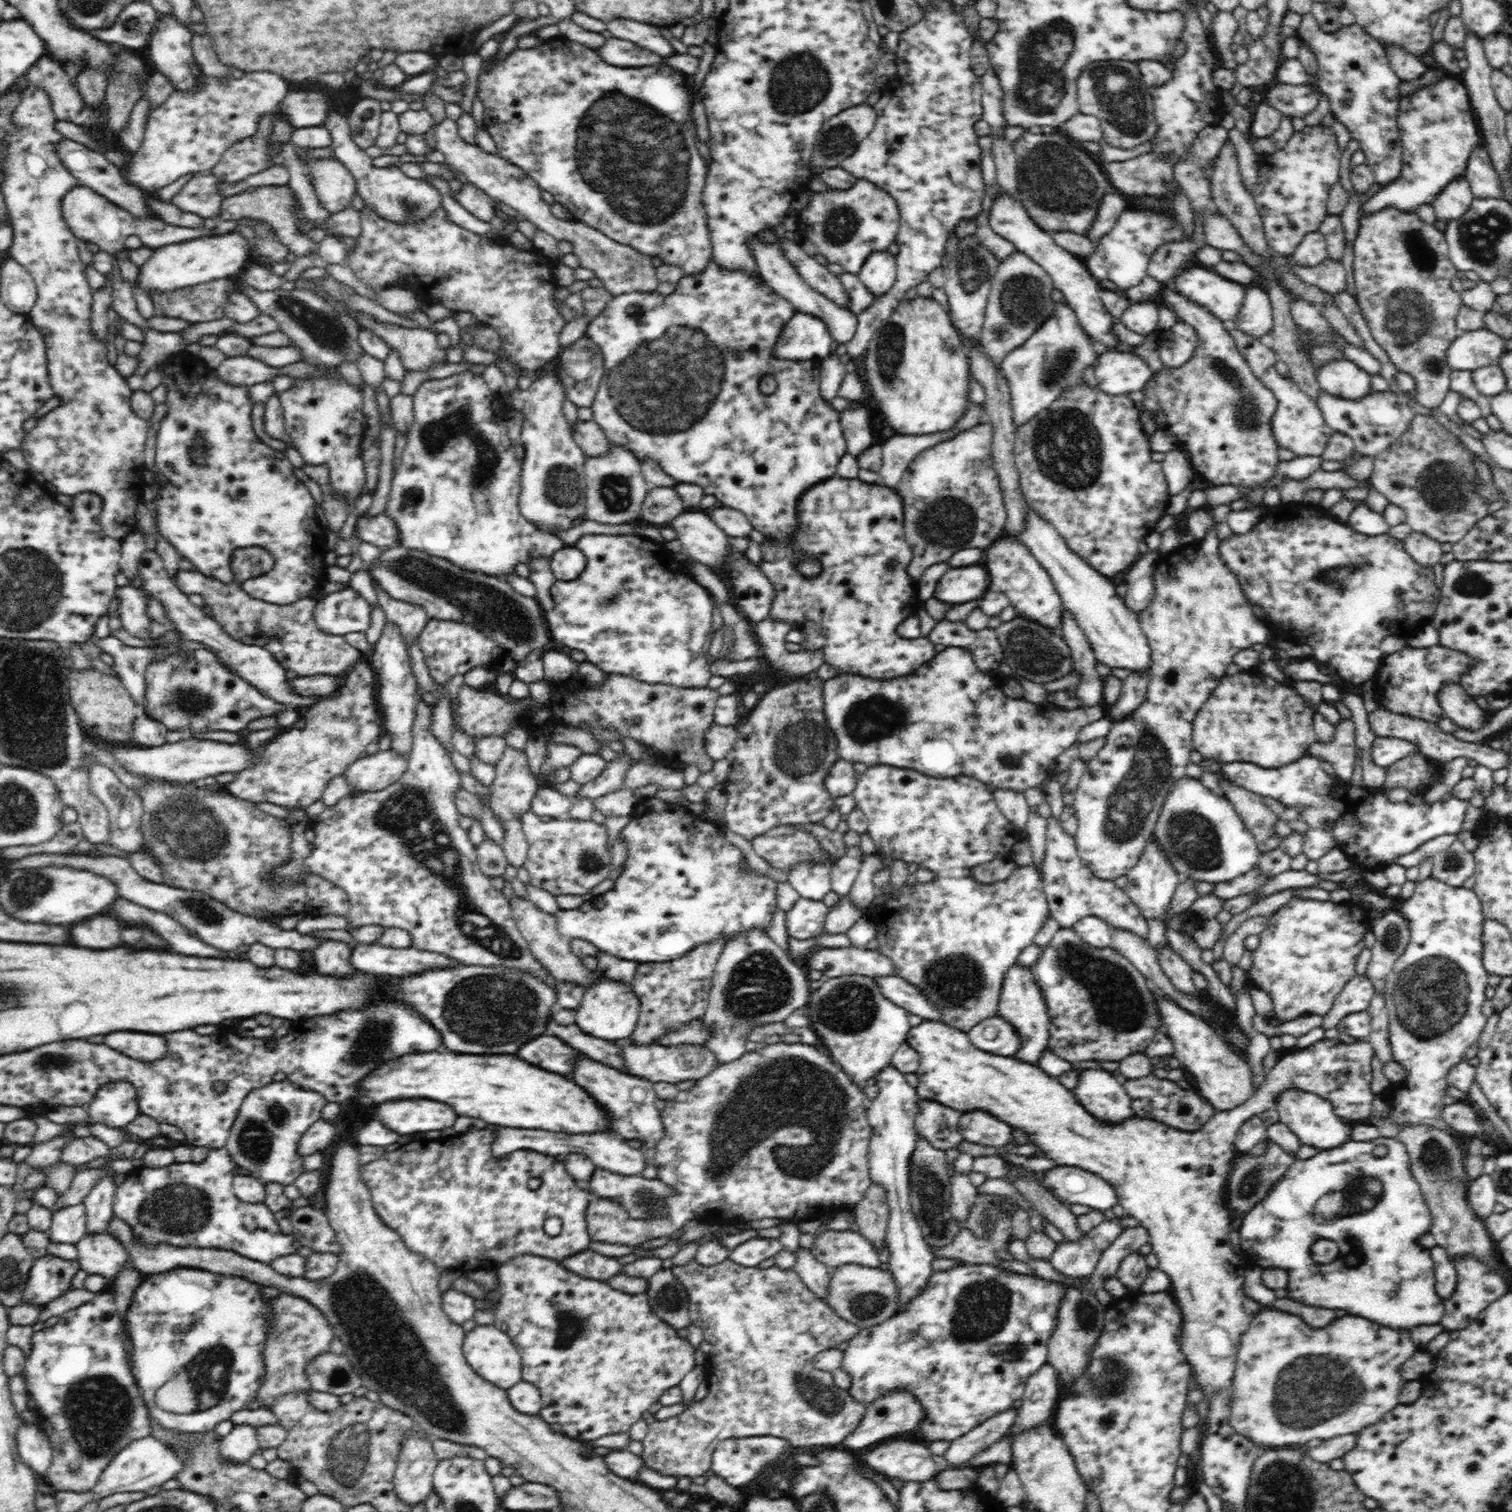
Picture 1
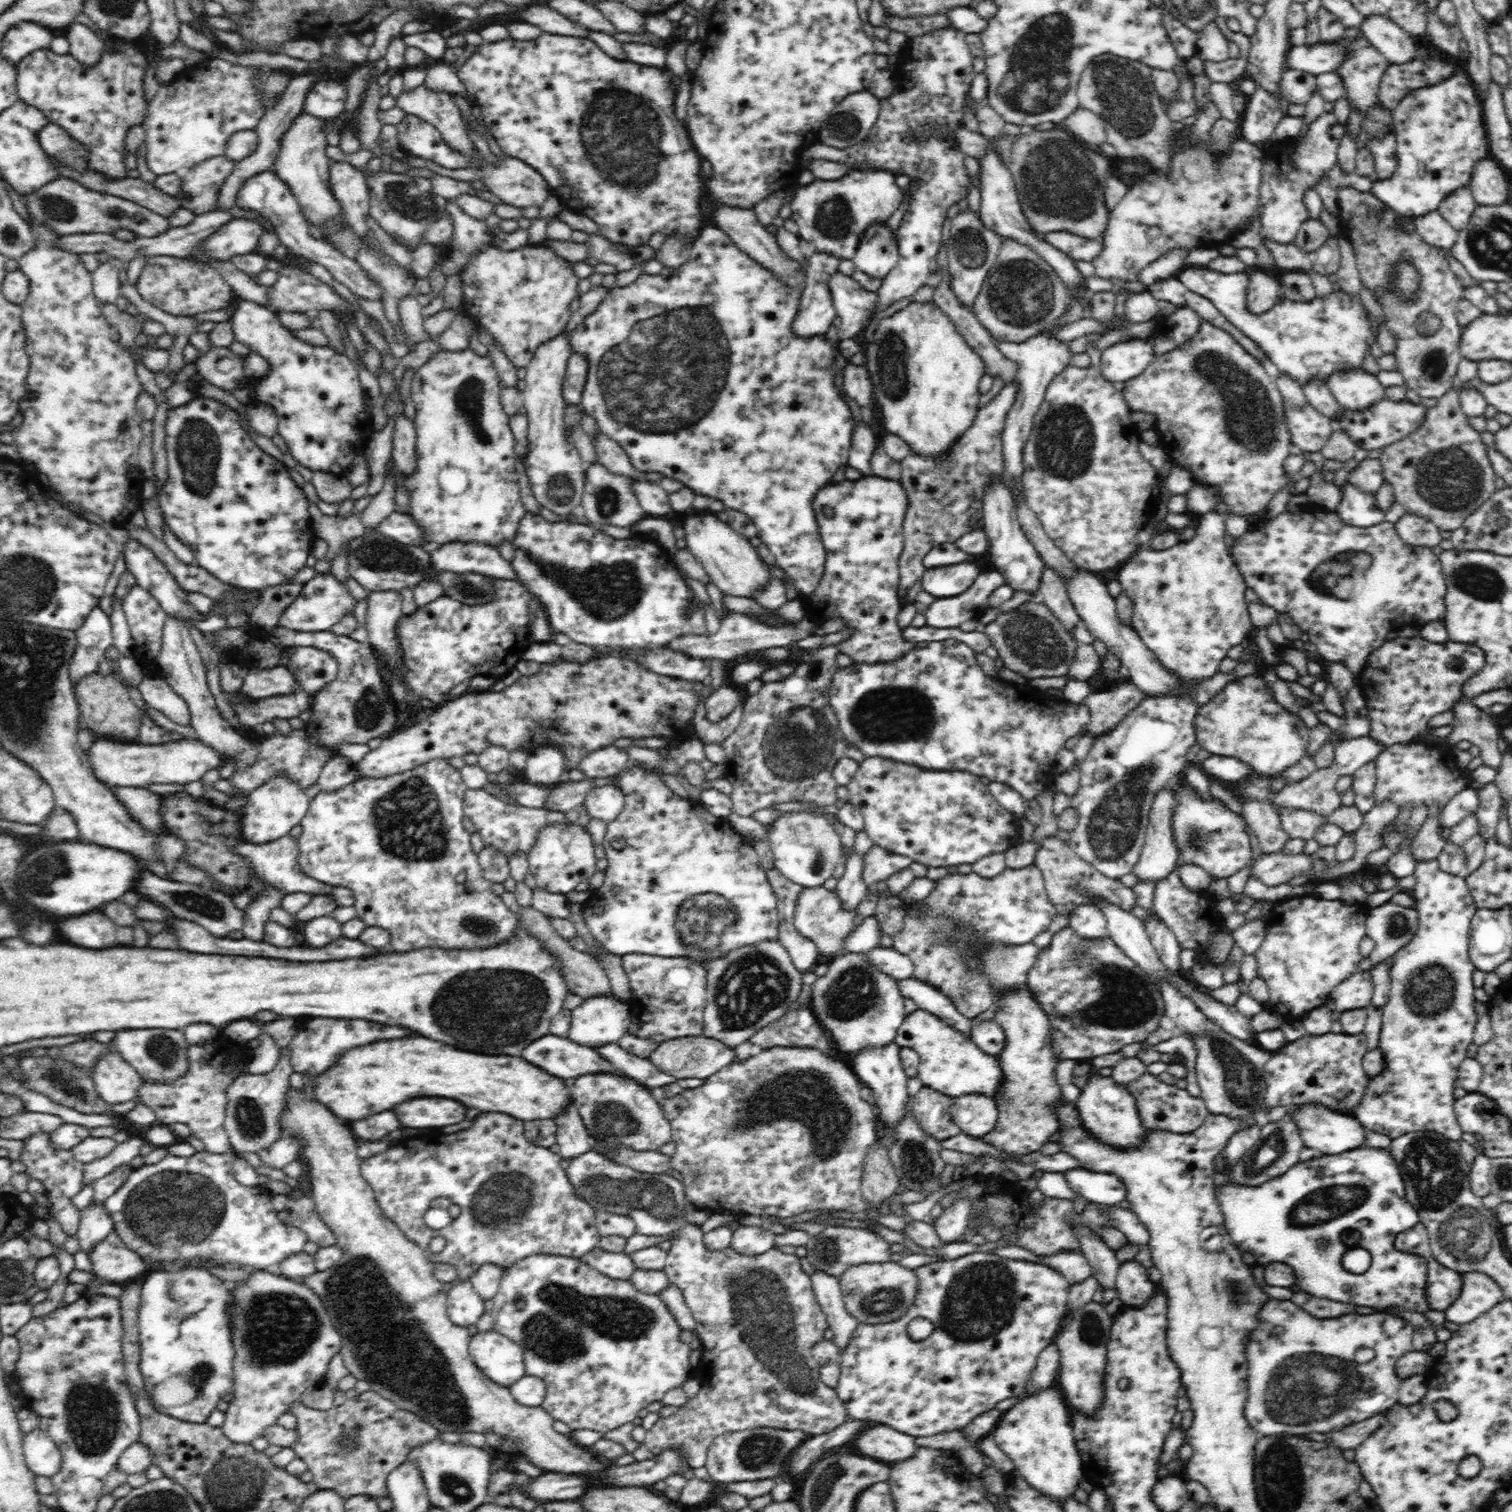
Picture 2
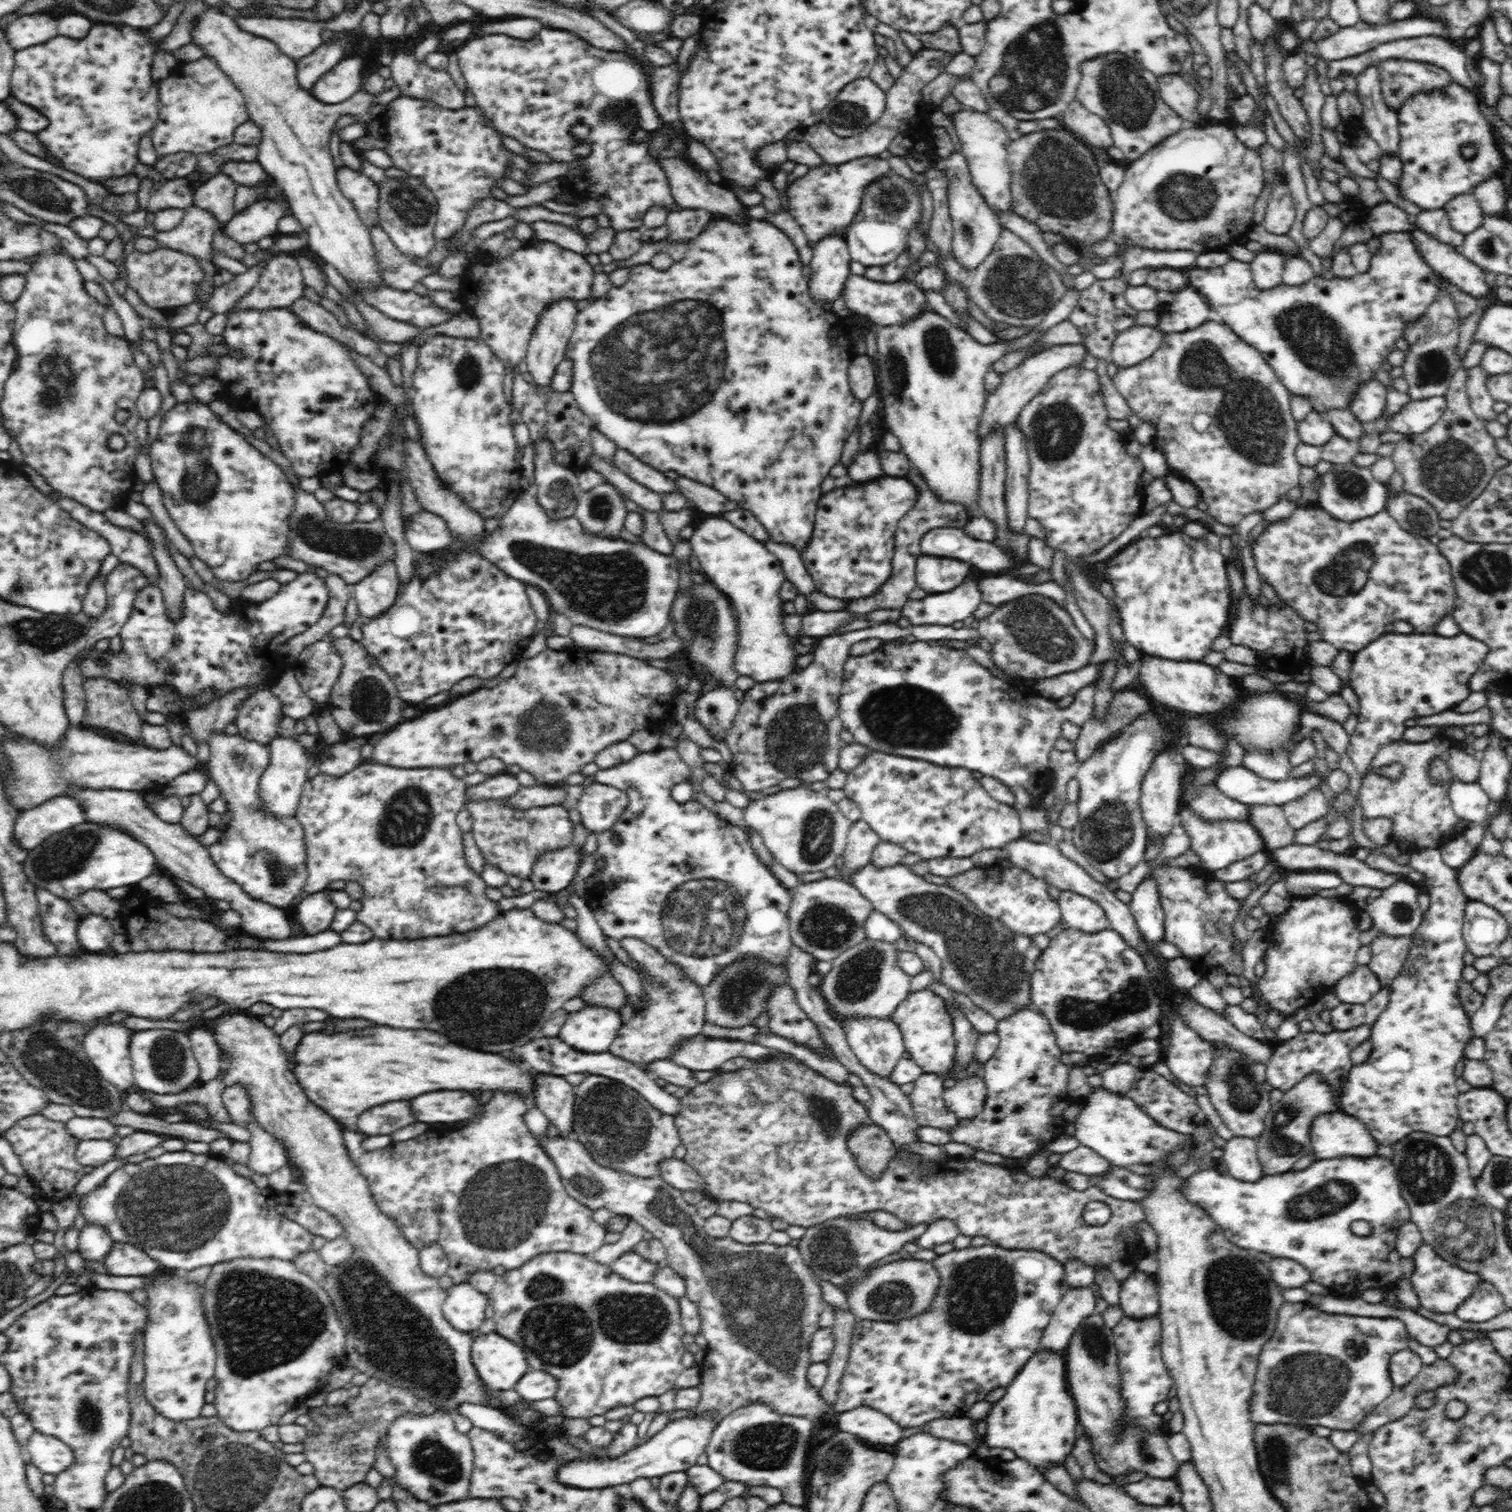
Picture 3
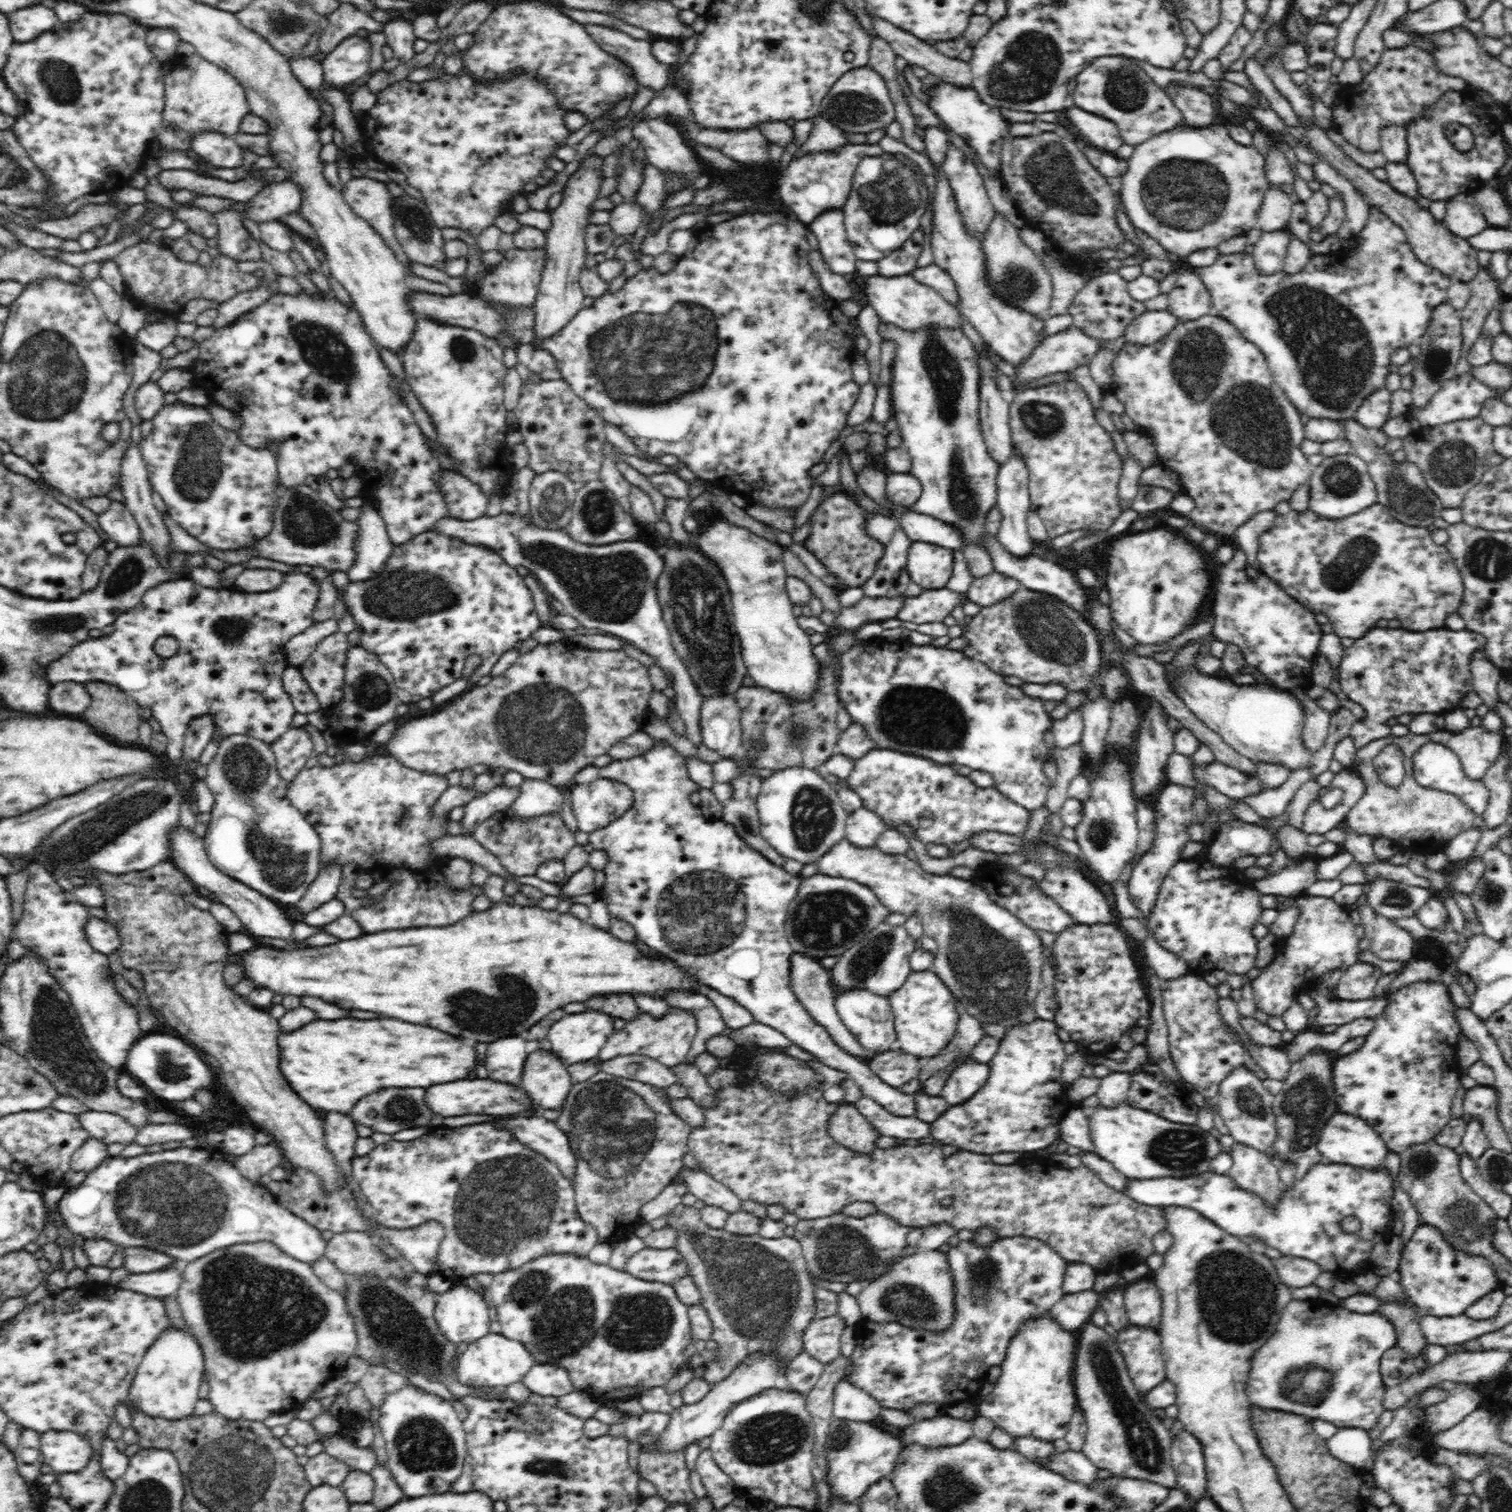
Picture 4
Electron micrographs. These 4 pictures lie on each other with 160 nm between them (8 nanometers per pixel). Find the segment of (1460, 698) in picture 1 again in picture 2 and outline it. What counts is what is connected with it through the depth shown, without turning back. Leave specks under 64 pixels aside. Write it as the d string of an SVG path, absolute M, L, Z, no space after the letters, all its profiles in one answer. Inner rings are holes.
M1470 698L1456 701L1451 711L1454 716L1453 731L1446 738L1447 742L1454 747L1476 744L1480 747L1484 765L1498 770L1504 754L1498 749L1500 728L1490 717L1490 712L1470 703Z

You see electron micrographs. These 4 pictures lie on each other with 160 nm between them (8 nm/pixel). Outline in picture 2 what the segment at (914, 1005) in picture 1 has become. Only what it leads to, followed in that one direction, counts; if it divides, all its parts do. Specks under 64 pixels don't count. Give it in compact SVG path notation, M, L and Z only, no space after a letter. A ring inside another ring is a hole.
M913 976L899 980L897 984L900 994L904 998L914 1000L916 1008L923 1008L926 1012L935 1014L958 1032L969 1036L972 1026L971 1019L960 1014L952 1001L938 989L928 983L916 980Z

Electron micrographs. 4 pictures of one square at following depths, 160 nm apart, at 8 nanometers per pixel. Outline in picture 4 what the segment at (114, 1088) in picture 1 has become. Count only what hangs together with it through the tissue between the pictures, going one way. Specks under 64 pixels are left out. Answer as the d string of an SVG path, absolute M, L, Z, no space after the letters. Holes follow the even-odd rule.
M31 862L30 880L24 893L23 913L13 928L14 938L28 950L38 953L50 966L50 974L70 994L70 1000L80 1016L86 1038L93 1051L108 1066L126 1072L127 1054L142 1034L138 1028L136 1008L118 996L112 982L108 982L108 956L96 954L85 935L88 911L78 902L74 893L64 891L43 865Z

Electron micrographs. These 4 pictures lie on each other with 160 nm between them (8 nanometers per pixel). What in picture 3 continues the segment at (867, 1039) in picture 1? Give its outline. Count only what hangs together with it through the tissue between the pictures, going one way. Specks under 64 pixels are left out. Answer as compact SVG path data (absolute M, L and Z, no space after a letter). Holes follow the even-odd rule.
M865 938L860 944L848 948L830 961L832 969L822 976L818 989L836 1018L840 1021L858 1016L892 1019L892 1014L900 1002L906 1000L909 995L912 979L912 976L906 974L899 964L896 964L899 952L892 942Z

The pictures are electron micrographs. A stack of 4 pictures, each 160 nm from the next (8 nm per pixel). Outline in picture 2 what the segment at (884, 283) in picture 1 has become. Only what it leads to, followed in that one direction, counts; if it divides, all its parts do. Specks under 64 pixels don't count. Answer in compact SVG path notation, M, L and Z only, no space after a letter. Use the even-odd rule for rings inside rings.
M878 222L868 226L858 242L858 248L853 259L856 269L859 272L871 276L872 278L884 278L890 273L900 260L896 234L892 233L886 222Z

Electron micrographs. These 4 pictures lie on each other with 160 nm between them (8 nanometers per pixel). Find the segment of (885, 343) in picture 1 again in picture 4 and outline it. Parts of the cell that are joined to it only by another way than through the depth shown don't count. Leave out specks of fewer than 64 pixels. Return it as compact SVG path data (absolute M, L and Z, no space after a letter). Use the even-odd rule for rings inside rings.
M880 321L878 330L883 340L896 342L896 352L891 363L892 414L895 417L895 428L900 431L903 445L908 449L911 458L910 473L922 485L920 498L909 506L909 510L932 516L960 529L964 537L961 552L972 577L986 576L995 570L991 556L981 544L981 536L987 534L984 528L986 515L997 506L997 474L1000 464L988 454L981 431L978 412L980 367L976 363L978 357L974 346L961 328L934 325L905 331L895 324Z

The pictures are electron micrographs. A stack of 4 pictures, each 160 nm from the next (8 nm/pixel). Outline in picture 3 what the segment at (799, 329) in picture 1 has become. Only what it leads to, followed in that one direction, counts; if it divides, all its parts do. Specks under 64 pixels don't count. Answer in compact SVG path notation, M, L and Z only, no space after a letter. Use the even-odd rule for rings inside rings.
M828 234L813 248L807 277L811 298L824 306L838 300L850 274L851 255L843 236Z

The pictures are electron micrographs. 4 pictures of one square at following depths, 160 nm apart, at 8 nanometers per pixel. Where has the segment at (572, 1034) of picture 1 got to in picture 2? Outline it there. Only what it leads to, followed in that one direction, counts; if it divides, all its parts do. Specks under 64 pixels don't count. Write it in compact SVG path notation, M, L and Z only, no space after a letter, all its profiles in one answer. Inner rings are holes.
M618 1043L604 1044L604 1046L596 1048L596 1052L616 1070L623 1072L626 1077L638 1081L640 1085L648 1089L667 1086L678 1080L658 1070L649 1059L633 1055L622 1049Z

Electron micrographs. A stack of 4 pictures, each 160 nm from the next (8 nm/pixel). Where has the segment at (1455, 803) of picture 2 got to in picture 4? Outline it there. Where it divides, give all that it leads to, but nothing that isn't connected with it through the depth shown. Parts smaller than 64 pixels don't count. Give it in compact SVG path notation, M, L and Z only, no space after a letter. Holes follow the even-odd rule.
M1438 742L1424 744L1412 756L1413 775L1424 787L1455 794L1476 816L1482 816L1489 801L1489 790L1481 780L1470 779L1464 773L1458 756Z

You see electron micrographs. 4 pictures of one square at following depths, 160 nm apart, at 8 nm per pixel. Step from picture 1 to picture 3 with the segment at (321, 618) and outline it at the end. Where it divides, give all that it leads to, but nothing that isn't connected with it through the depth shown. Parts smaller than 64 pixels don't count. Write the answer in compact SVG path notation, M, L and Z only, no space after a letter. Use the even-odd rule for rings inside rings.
M314 572L300 573L295 580L281 585L280 590L271 600L254 604L234 604L232 610L226 613L219 612L214 607L214 602L208 594L188 586L184 592L184 615L180 621L170 621L168 610L164 603L164 596L157 585L146 585L139 590L136 596L132 614L128 621L122 626L119 638L122 642L122 651L111 652L92 650L86 658L81 661L81 672L85 679L106 678L121 686L134 682L149 690L150 687L162 685L170 687L182 697L198 696L206 688L212 688L214 696L212 699L221 697L228 691L237 688L252 687L254 692L248 694L248 698L240 704L235 718L233 719L243 738L254 740L258 743L269 745L269 743L279 737L278 723L282 720L282 703L271 691L272 686L278 678L272 675L272 659L278 650L278 646L286 644L298 634L303 634L318 623L324 615L326 606L330 599L330 591L326 587L326 581Z

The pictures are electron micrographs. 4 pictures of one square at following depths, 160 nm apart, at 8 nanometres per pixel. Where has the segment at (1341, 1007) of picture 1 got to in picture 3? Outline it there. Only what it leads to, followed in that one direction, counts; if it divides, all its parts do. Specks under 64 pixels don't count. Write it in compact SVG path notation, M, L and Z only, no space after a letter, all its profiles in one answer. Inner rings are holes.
M1358 965L1333 986L1342 1003L1358 1005L1368 1002L1380 989L1380 981L1368 965Z

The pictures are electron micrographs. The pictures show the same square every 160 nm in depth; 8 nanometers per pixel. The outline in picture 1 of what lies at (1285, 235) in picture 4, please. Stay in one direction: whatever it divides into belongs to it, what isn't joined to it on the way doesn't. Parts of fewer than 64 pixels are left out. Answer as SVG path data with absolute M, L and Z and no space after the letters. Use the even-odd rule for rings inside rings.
M1248 286L1241 311L1228 324L1258 340L1266 336L1273 327L1273 311L1267 291Z

